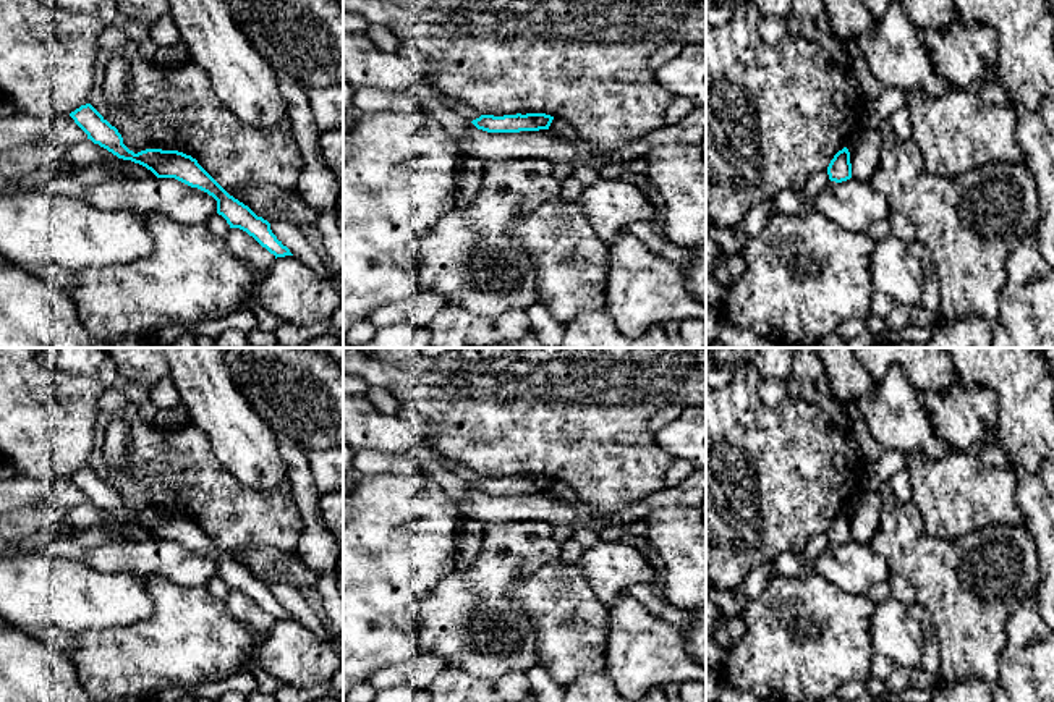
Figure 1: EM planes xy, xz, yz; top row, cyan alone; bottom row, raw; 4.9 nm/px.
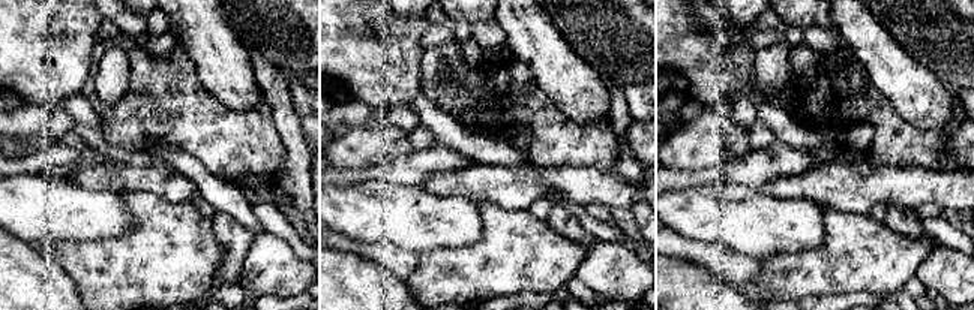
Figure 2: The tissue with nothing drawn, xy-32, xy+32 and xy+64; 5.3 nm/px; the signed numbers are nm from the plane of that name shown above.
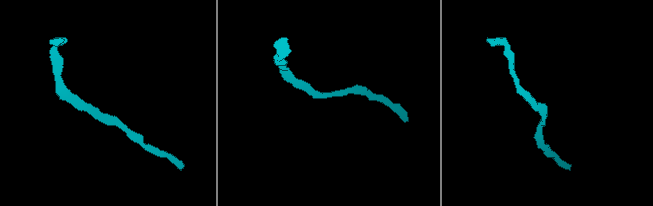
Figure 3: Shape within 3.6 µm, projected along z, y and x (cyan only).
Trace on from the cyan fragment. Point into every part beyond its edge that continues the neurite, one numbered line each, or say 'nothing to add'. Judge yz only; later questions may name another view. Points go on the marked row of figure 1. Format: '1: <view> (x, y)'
nothing to add

